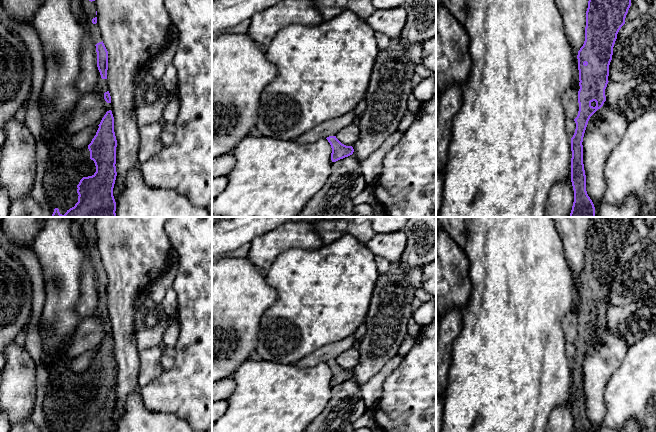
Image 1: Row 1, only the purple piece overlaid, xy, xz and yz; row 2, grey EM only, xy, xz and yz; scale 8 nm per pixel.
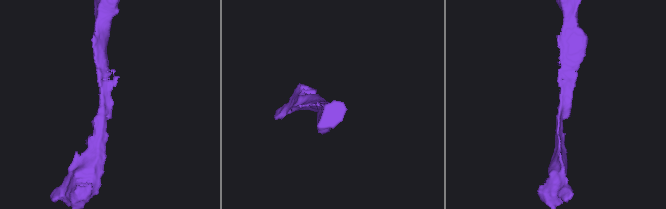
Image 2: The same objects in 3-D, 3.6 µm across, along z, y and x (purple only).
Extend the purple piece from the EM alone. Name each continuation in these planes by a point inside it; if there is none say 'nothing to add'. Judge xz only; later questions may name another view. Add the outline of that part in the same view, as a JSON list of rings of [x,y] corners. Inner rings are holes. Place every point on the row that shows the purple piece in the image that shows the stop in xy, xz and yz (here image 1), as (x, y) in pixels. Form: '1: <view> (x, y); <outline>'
nothing to add

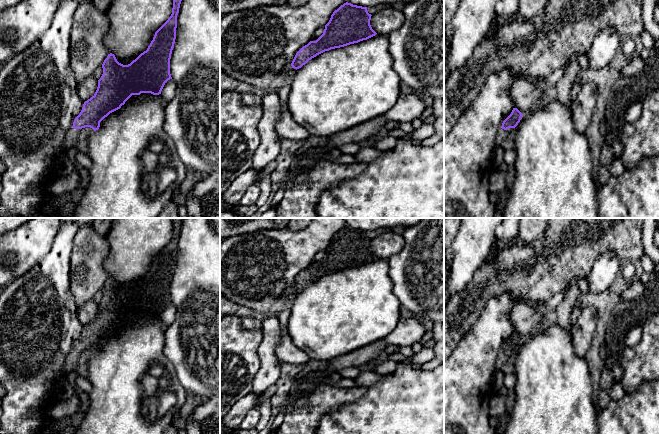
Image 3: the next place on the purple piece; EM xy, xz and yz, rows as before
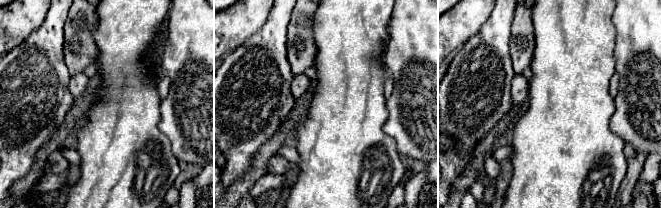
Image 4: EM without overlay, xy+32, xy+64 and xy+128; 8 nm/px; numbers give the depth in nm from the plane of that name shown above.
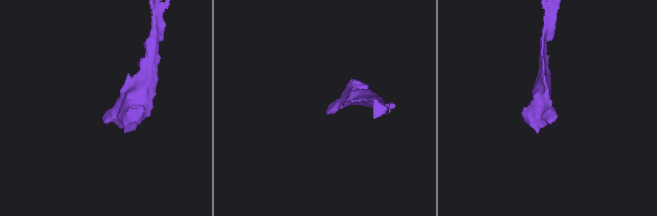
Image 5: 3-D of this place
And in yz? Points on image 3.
1: yz (503, 135); [[[502,127],[499,129],[497,138],[496,138],[496,144],[499,146],[502,146],[503,143],[512,136],[514,132],[514,128],[509,128],[507,130],[504,130]]]

